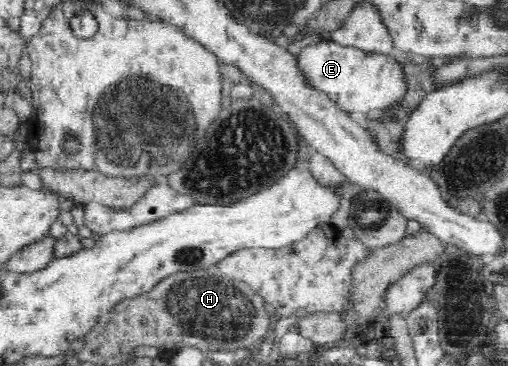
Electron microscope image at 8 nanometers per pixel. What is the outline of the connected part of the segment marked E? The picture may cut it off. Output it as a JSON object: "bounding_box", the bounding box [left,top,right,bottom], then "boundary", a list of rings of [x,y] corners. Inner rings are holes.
{"bounding_box":[298,40,407,115],"boundary":[[[322,40],[306,47],[298,56],[301,72],[316,89],[321,89],[343,110],[369,115],[395,108],[407,94],[407,75],[398,54],[365,52],[342,46],[333,40]]]}

